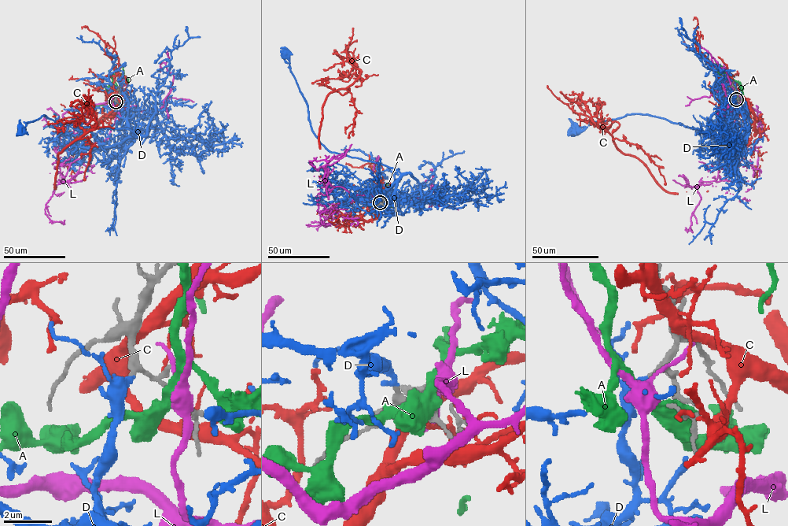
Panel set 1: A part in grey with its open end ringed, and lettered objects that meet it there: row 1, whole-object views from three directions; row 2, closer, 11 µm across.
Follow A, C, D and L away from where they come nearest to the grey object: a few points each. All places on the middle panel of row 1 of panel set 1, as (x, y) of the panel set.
A: (381, 203), (382, 200), (377, 198), (375, 193), (381, 190), (386, 191), (382, 185)
C: (381, 204), (375, 218), (350, 213), (337, 226), (318, 130), (325, 98), (361, 71), (313, 83)
D: (380, 202), (391, 194), (400, 173), (372, 161), (330, 152), (320, 142), (285, 53)
L: (381, 203), (371, 195), (350, 194), (331, 185), (325, 164), (317, 204), (325, 209), (319, 215)

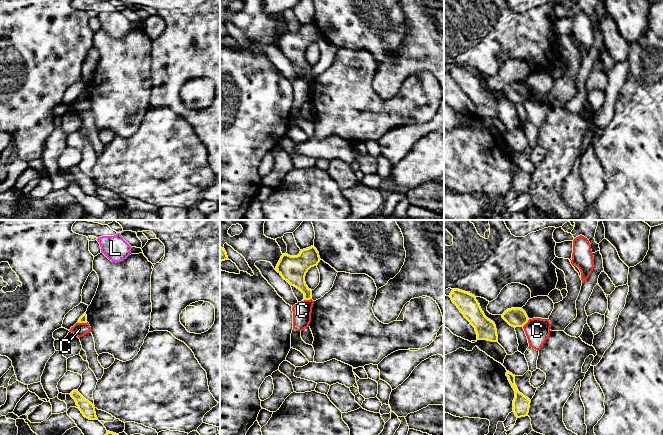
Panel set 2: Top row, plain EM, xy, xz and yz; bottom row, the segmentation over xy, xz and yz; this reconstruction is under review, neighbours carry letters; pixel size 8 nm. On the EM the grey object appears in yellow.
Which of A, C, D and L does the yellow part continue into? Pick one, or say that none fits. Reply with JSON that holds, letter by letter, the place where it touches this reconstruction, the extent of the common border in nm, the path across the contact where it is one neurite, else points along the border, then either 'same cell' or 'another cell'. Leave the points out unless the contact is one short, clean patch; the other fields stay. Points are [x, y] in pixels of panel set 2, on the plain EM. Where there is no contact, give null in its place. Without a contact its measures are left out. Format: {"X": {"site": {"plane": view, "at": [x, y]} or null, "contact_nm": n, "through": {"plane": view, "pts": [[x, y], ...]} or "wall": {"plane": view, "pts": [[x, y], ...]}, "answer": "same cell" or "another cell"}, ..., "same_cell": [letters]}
{"A": {"site": null, "answer": "another cell"}, "C": {"site": {"plane": "xy", "at": [82, 98]}, "contact_nm": 90, "answer": "another cell"}, "D": {"site": null, "answer": "same cell"}, "L": {"site": null, "answer": "another cell"}, "same_cell": ["D"]}

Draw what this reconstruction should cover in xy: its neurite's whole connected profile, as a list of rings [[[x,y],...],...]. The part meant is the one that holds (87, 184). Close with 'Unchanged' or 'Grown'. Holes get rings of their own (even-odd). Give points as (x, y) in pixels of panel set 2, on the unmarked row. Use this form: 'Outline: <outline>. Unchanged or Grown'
Outline: [[[73,166],[70,169],[71,173],[75,176],[78,185],[81,187],[83,192],[89,196],[98,196],[95,188],[94,181],[86,176],[78,166]]]. Unchanged

